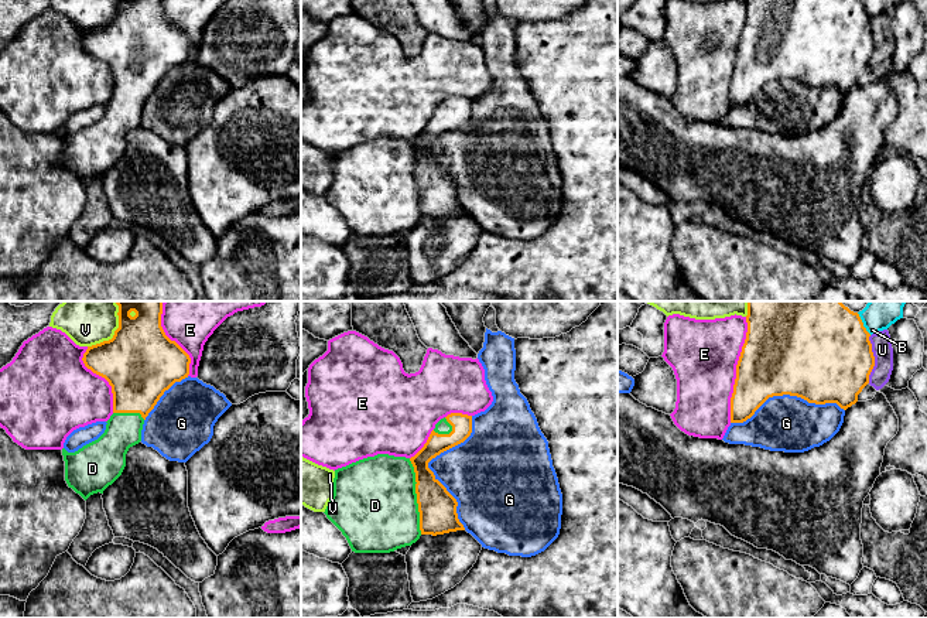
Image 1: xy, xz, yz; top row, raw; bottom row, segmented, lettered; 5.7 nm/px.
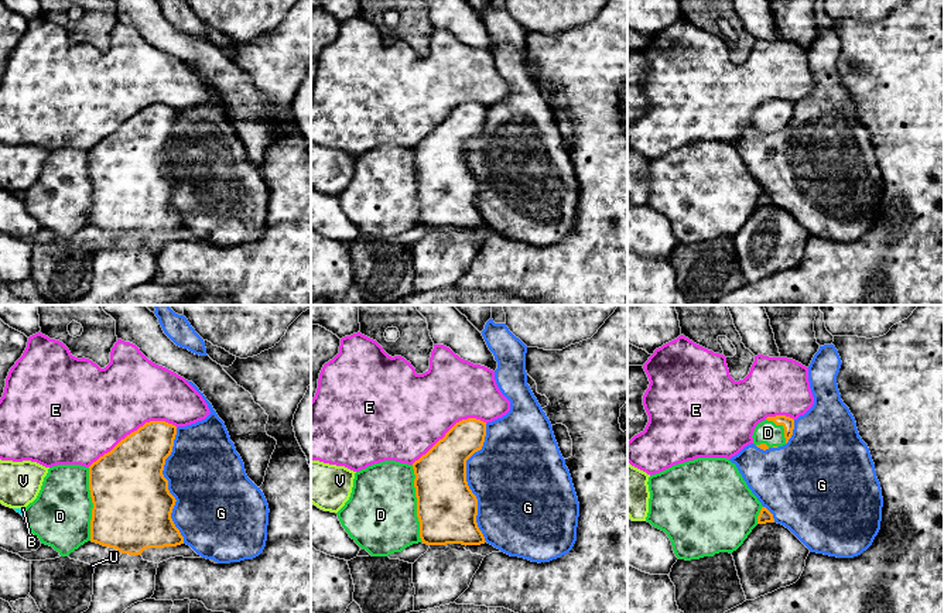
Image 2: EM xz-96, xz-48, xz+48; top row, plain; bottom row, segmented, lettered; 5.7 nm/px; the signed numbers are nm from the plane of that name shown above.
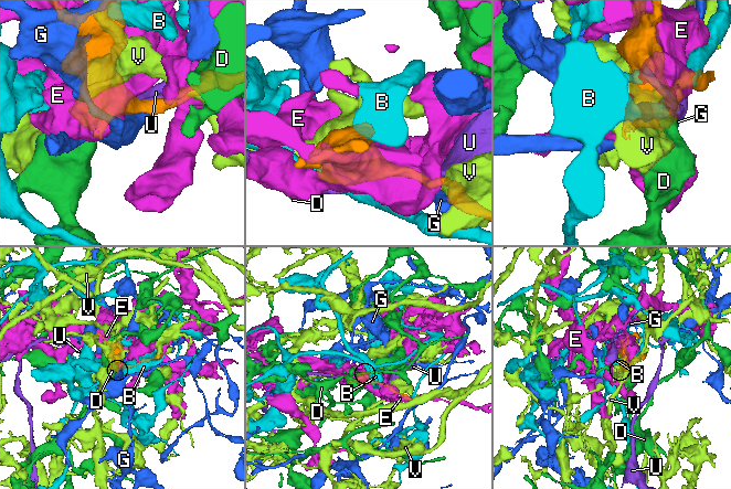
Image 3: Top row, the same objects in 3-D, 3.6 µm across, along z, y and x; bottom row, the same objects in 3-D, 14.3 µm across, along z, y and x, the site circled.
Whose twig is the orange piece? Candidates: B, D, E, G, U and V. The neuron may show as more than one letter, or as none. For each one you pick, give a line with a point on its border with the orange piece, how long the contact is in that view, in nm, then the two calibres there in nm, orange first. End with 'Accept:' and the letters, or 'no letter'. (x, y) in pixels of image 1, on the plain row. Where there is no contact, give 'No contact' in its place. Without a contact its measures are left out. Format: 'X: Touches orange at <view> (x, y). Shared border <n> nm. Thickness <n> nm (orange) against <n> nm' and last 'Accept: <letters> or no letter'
D: Touches orange at xz (417, 180). Shared border 440 nm. Thickness 220 nm (orange) against 480 nm
Accept: D

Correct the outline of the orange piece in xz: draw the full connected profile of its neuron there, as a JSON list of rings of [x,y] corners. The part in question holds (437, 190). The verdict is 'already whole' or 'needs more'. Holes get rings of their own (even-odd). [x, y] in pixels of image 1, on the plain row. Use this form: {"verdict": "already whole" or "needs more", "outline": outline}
{"verdict": "needs more", "outline": [[[451,96],[441,102],[424,130],[411,141],[377,137],[335,153],[333,178],[325,198],[346,221],[355,236],[390,236],[411,229],[421,218],[444,218],[465,214],[458,202],[456,182],[435,161],[428,146],[441,136],[464,126],[472,116],[472,99]]]}

